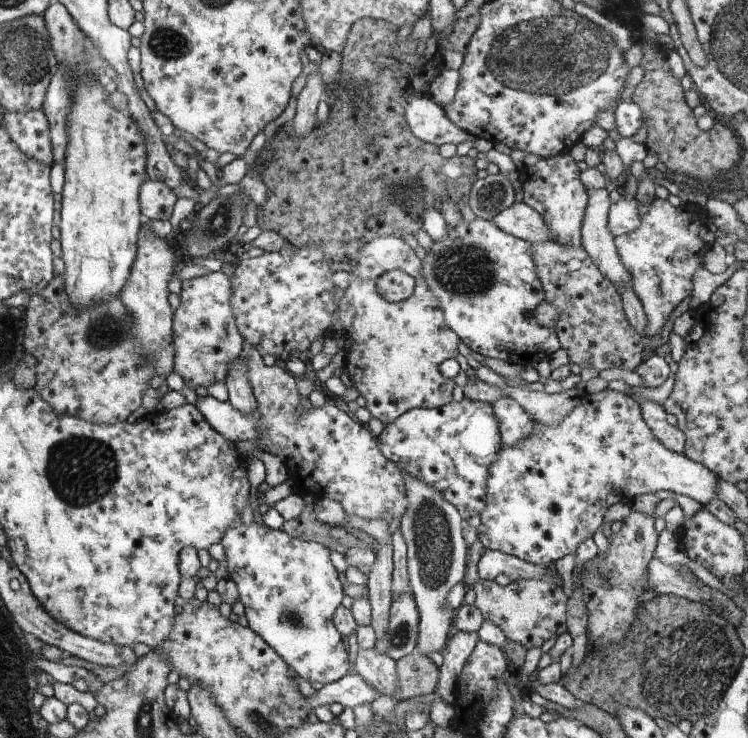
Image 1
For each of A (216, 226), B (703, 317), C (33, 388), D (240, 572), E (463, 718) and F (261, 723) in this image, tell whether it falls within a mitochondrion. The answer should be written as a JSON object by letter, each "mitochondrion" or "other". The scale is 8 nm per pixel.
{"A":"mitochondrion","B":"other","C":"other","D":"other","E":"other","F":"mitochondrion"}

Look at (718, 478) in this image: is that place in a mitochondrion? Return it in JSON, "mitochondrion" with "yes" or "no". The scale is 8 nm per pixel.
{"mitochondrion":"no"}

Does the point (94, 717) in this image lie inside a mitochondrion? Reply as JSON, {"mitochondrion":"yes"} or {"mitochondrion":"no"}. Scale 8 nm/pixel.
{"mitochondrion":"no"}

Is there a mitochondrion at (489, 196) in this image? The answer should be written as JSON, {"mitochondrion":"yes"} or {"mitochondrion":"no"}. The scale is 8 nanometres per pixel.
{"mitochondrion":"yes"}

